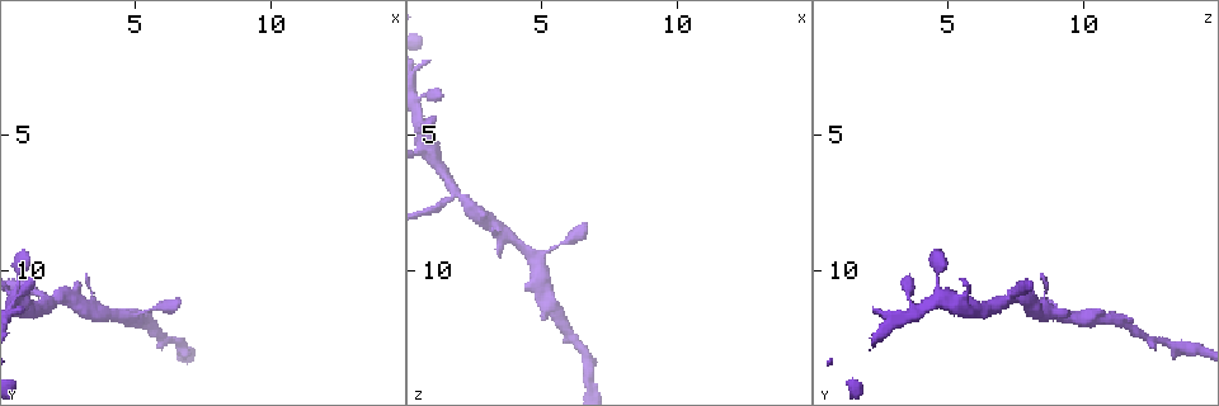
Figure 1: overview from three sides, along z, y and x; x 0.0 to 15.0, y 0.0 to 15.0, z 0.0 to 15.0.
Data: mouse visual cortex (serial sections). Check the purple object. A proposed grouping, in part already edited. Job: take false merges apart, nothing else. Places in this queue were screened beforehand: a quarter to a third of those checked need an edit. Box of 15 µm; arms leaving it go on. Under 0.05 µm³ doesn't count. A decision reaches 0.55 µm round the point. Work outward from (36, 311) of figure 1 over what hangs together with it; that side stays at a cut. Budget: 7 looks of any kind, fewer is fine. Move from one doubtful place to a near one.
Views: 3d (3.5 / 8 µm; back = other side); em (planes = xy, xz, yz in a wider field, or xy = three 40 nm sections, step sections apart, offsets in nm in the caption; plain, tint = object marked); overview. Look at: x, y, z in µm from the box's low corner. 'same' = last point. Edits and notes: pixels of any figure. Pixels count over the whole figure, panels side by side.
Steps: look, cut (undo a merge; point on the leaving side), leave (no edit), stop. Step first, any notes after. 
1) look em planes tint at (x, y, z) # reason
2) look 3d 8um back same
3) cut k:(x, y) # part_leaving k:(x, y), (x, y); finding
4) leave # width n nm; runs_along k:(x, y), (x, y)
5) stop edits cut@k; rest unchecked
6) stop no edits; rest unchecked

look 3d 3.5um back at (1.9, 11.1, 7.2) # thin neck

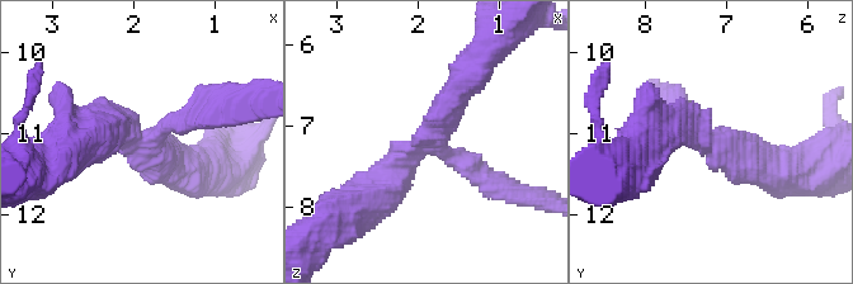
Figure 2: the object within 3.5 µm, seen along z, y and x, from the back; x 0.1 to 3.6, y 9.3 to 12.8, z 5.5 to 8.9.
look em xy step 3 tint at (1.85, 11.15, 7.15) # arms 3; arm_widths 250, 350, 450 nm; now the EM

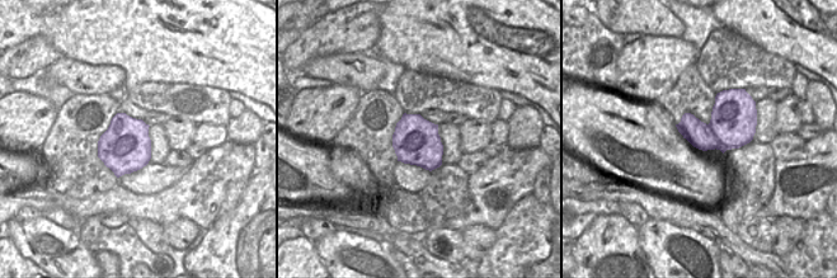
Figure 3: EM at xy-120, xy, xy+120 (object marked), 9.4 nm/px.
cut 2:(183, 114) # part_leaving 2:(158, 135), (169, 119), (259, 99); two cells meet here

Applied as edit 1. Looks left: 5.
look overview

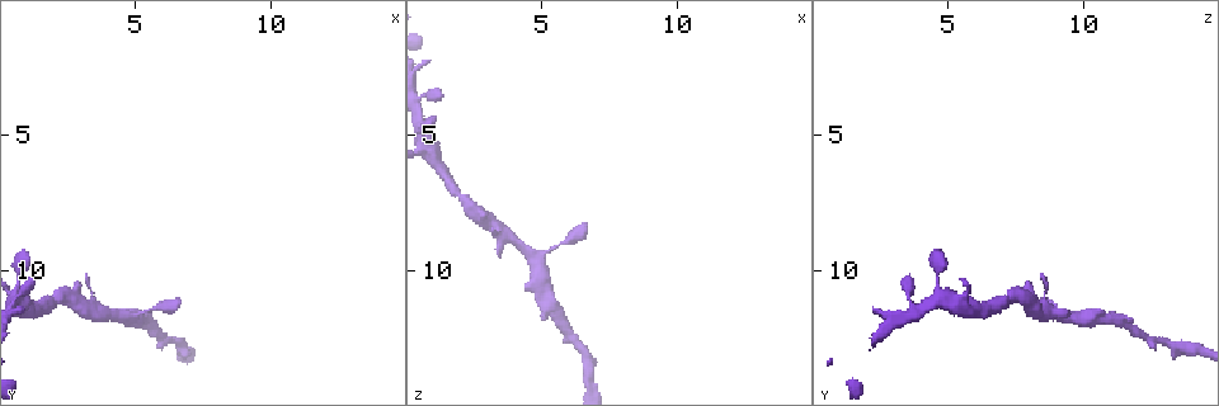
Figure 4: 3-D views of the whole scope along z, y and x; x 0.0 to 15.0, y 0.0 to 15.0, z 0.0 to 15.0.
look 3d 3.5um at (4.0, 11.7, 8.7) # sudden change in width

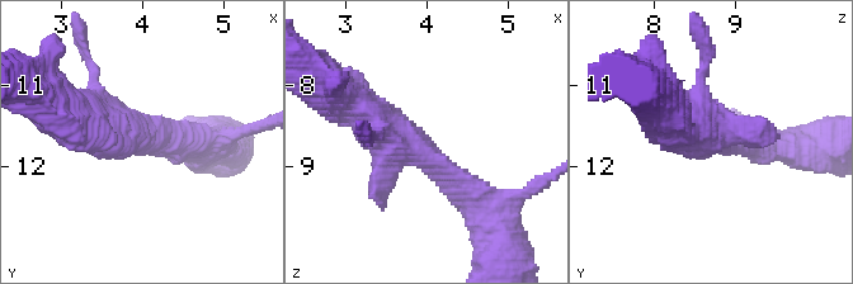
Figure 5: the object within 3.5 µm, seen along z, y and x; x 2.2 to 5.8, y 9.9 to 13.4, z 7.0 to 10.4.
leave # runs_along 5:(337, 93), (470, 193); one cell here

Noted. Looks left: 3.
look 3d 8um at (5.3, 11.7, 11.4) # branch point

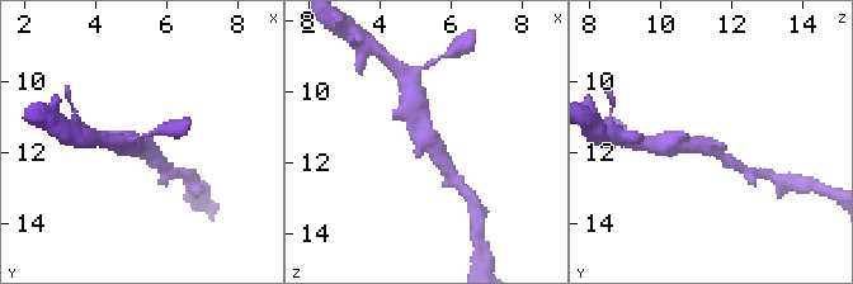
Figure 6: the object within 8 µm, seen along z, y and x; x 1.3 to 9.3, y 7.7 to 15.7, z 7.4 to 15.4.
look em xy step 1 tint at (5.4, 11.8, 11.3)

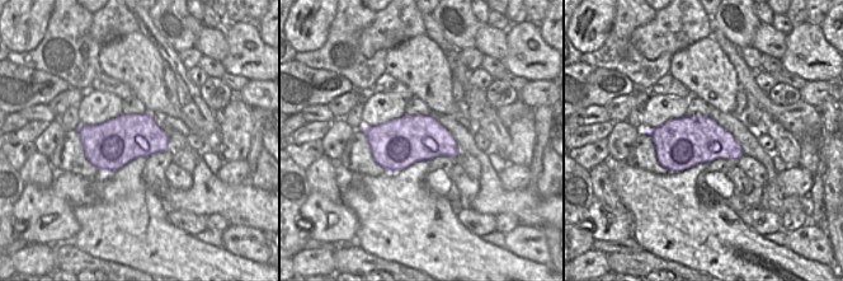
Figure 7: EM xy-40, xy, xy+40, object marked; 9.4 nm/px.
leave # runs_along 6:(414, 103), (442, 164); continuous, no second cell

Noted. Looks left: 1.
stop edits cut@2; rest unchecked

